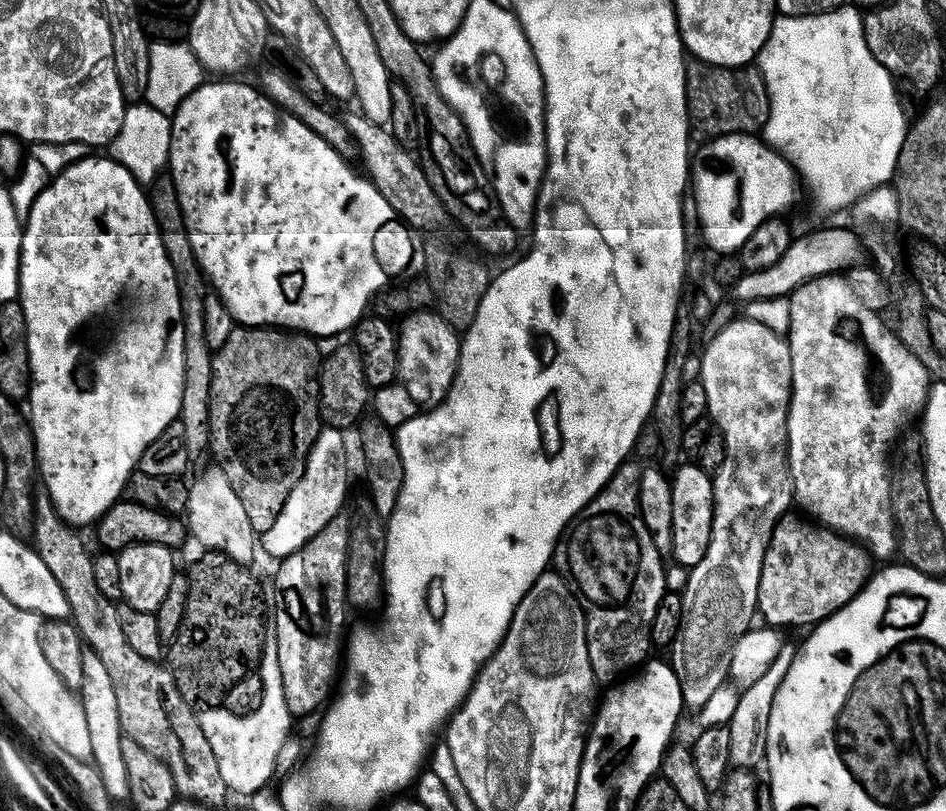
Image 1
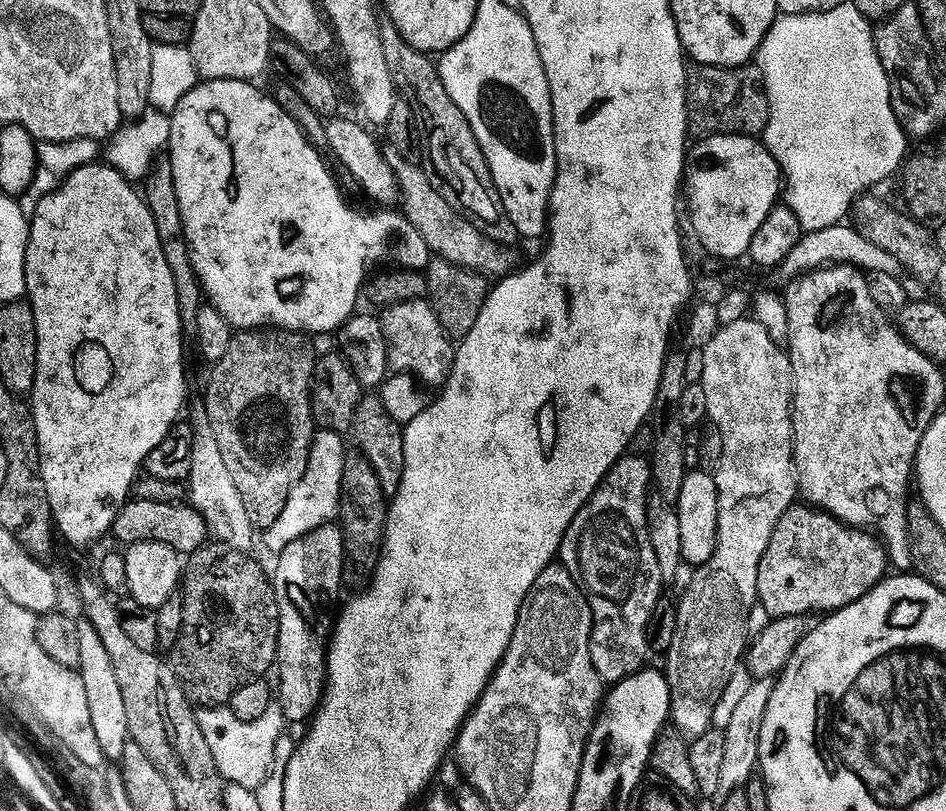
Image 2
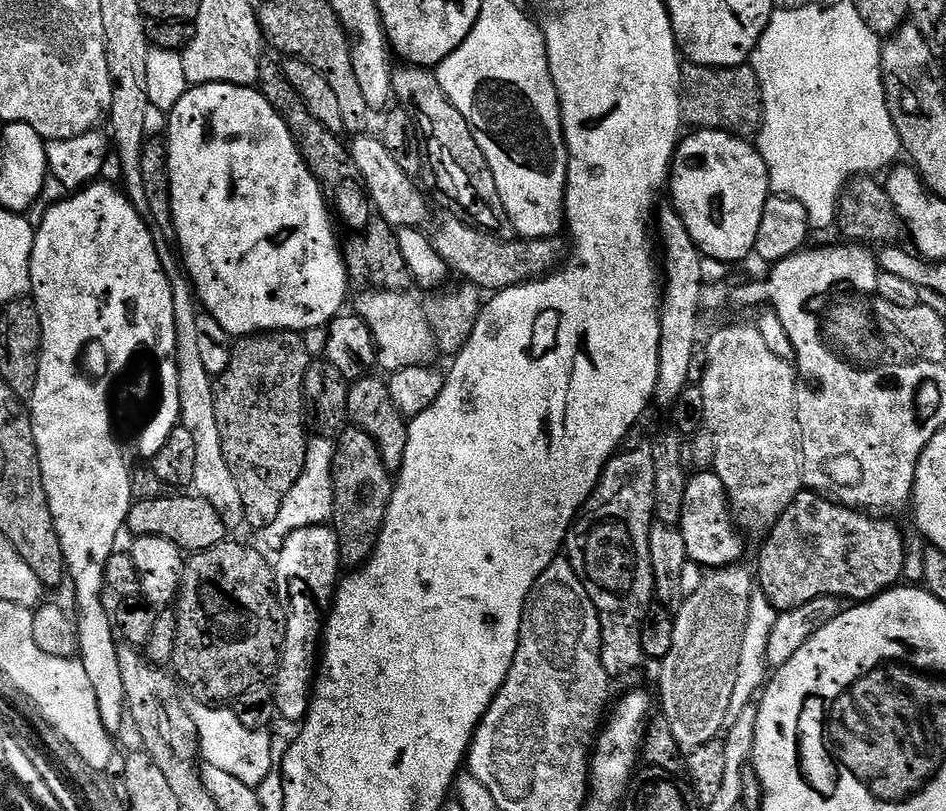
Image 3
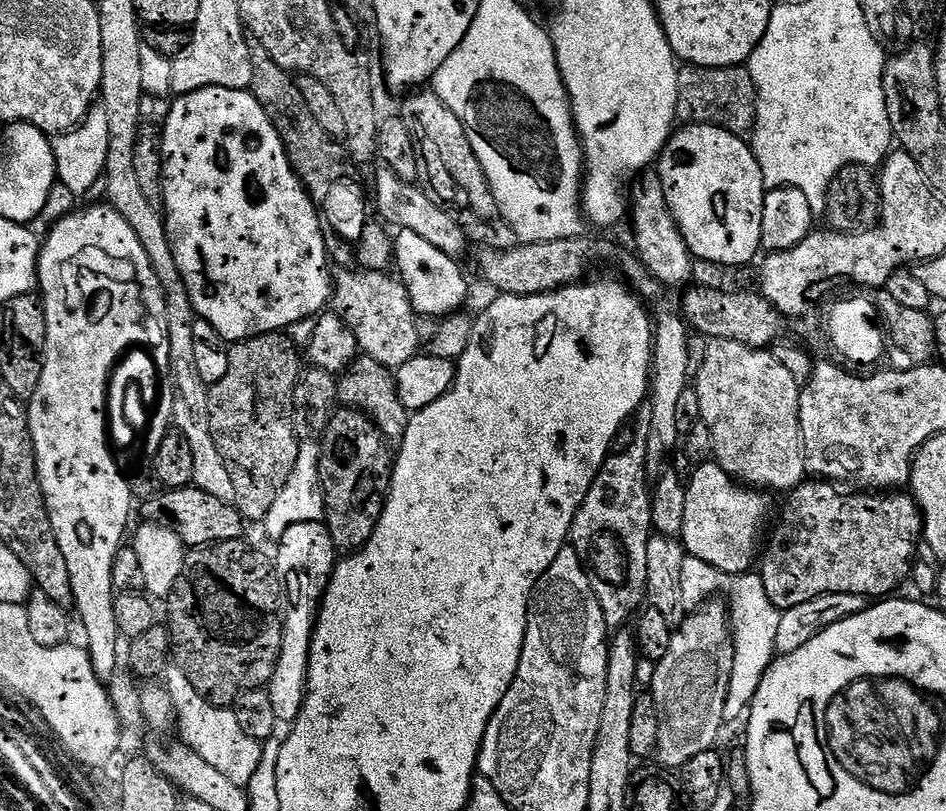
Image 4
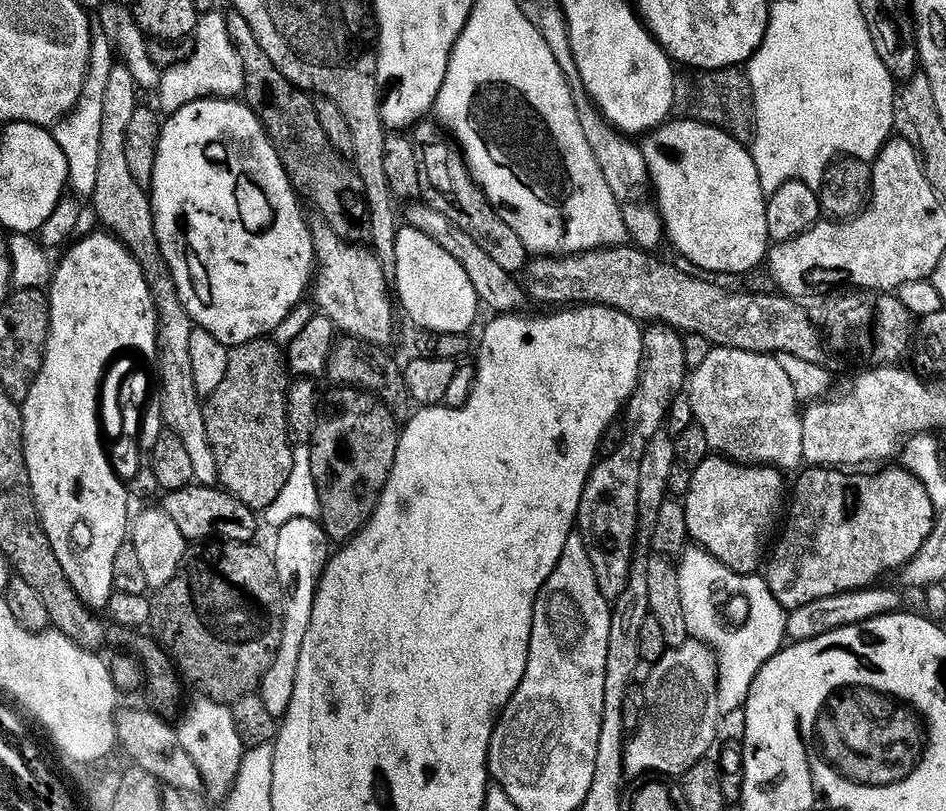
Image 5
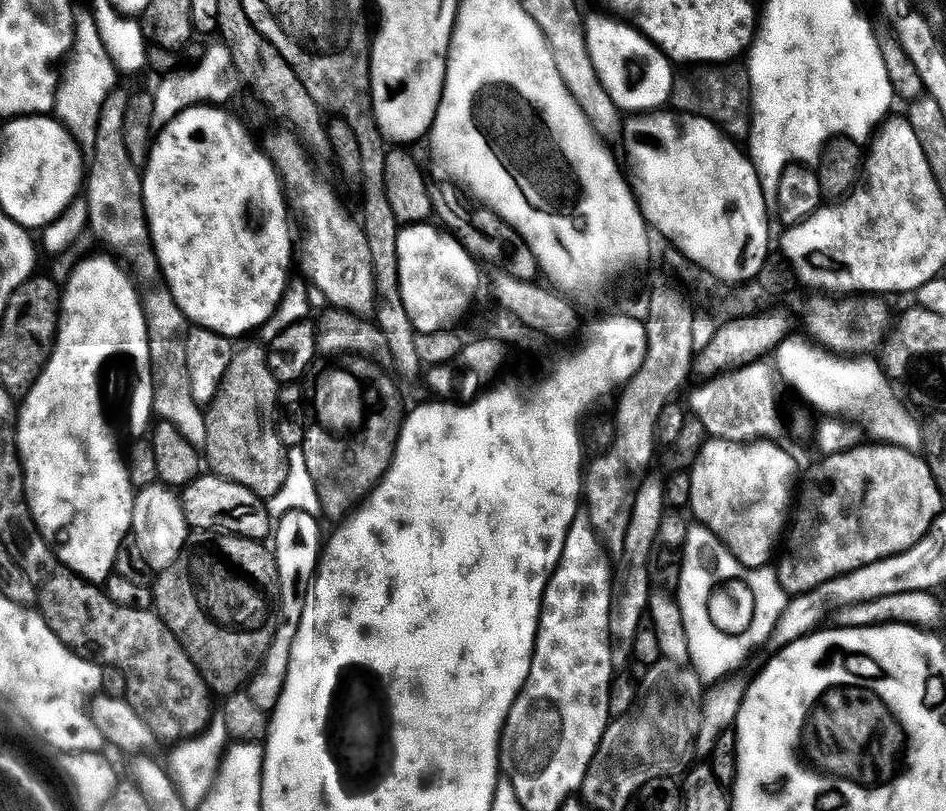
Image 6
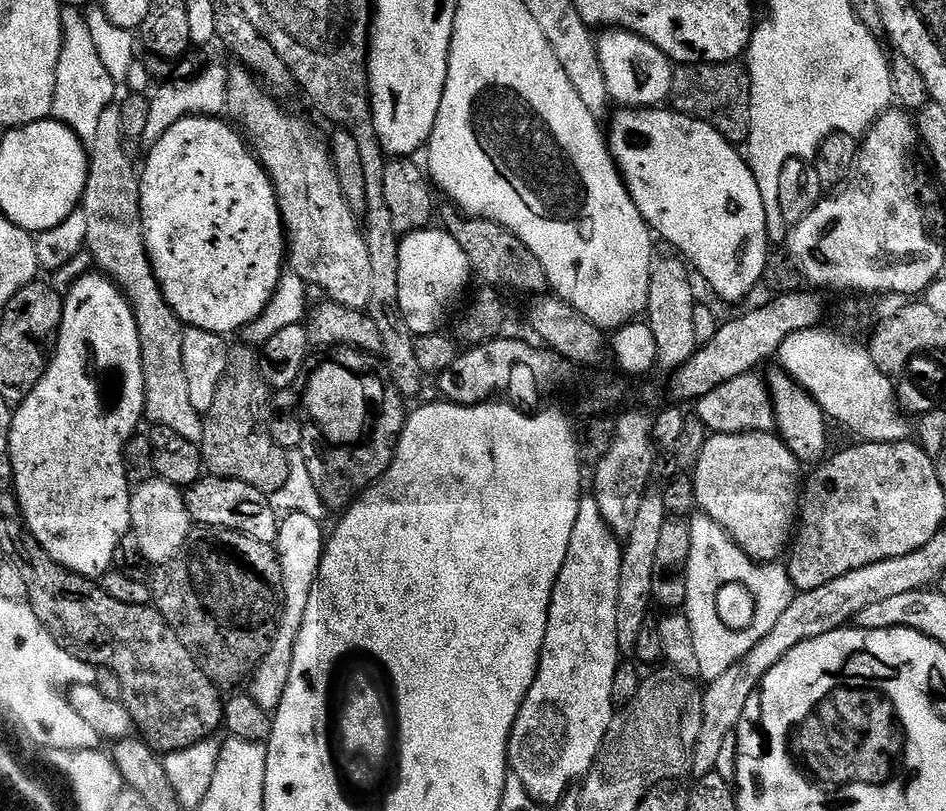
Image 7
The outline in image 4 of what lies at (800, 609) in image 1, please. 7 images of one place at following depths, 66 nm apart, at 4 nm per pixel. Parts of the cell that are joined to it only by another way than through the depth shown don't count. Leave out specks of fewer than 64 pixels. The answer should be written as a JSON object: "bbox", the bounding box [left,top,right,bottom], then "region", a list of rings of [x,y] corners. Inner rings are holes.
{"bbox":[758,478,924,609],"region":[[[808,478],[797,488],[793,488],[787,497],[788,505],[784,508],[784,513],[780,516],[780,525],[776,528],[776,533],[772,536],[772,541],[767,541],[762,552],[762,563],[758,568],[758,575],[765,584],[766,594],[769,595],[770,602],[778,609],[793,608],[802,606],[802,602],[810,602],[810,598],[818,598],[822,594],[858,594],[869,598],[888,598],[892,592],[905,579],[912,575],[912,565],[917,559],[916,543],[919,545],[924,531],[924,517],[920,515],[920,505],[917,504],[915,496],[904,490],[872,491],[872,490],[852,490],[849,496],[839,496],[837,485],[823,478]]]}

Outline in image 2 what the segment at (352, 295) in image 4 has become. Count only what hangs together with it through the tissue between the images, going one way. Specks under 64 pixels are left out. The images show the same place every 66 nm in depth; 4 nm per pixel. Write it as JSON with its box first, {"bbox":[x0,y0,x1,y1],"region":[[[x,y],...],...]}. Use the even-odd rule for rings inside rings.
{"bbox":[383,299,456,386],"region":[[[427,299],[393,304],[383,313],[384,337],[388,340],[388,362],[392,372],[409,372],[421,384],[443,386],[456,361],[456,348],[444,327],[438,322]]]}

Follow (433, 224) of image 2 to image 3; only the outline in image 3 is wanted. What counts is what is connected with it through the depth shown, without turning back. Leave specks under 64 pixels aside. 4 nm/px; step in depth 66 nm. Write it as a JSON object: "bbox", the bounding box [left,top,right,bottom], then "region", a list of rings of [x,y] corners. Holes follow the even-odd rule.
{"bbox":[431,214,568,294],"region":[[[447,214],[441,215],[436,224],[436,233],[431,233],[432,244],[438,254],[448,263],[449,269],[456,272],[457,277],[488,294],[504,291],[531,280],[539,279],[553,271],[564,259],[568,252],[567,241],[555,236],[546,239],[499,240],[489,232],[480,232],[476,228],[466,226],[458,218]]]}

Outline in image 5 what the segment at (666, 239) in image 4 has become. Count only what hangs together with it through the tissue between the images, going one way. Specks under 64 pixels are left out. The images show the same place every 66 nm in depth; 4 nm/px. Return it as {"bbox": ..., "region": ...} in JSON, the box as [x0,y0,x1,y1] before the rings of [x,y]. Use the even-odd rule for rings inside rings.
{"bbox":[572,87,666,253],"region":[[[583,87],[572,89],[574,106],[578,110],[578,122],[582,122],[582,134],[586,134],[586,142],[590,142],[590,150],[594,150],[594,158],[598,158],[598,166],[602,170],[610,190],[614,190],[614,198],[624,214],[631,241],[637,248],[655,253],[666,244],[664,215],[656,197],[656,187],[652,184],[650,166],[644,157],[644,149],[635,139],[619,132],[597,108],[592,97]]]}

